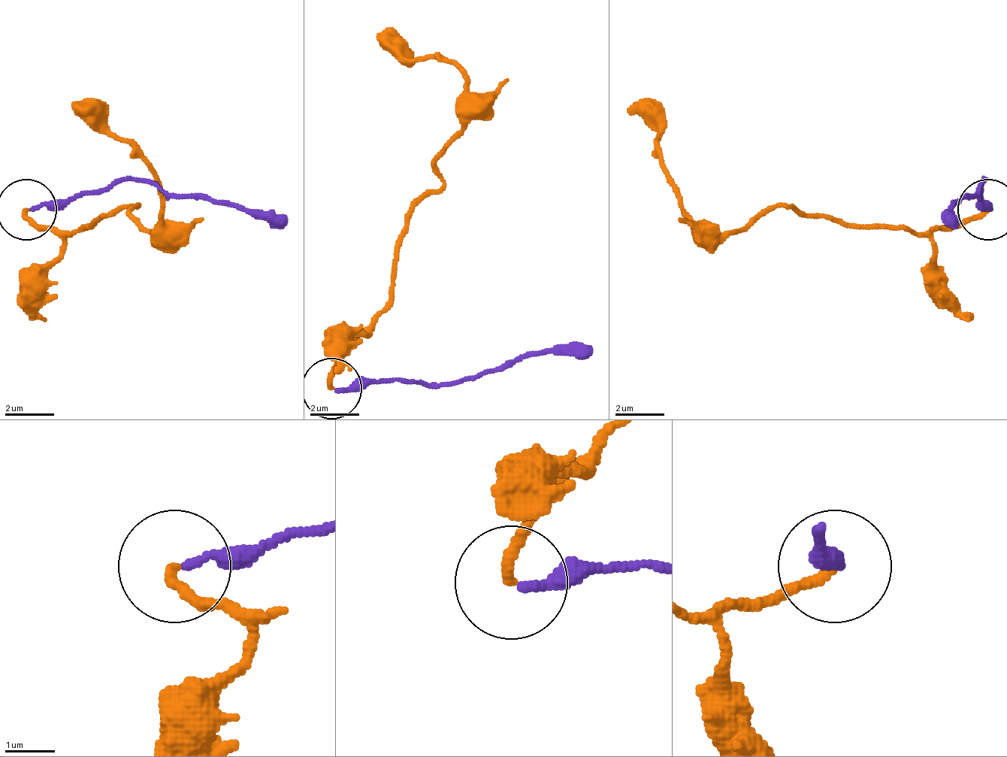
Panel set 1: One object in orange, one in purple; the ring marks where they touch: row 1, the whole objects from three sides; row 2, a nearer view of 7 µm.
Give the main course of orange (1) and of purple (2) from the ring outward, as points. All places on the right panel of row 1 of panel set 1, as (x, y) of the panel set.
1: (990, 207), (922, 232), (897, 226), (812, 220), (781, 207), (714, 232), (678, 201), (659, 128), (635, 104)
2: (990, 207), (977, 195), (983, 177), (971, 195), (965, 195), (947, 226)

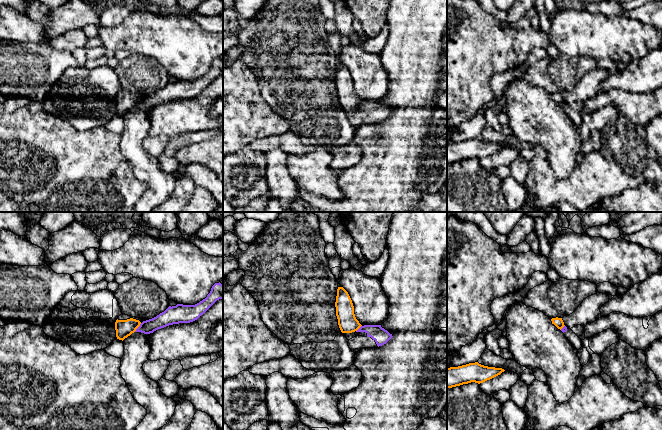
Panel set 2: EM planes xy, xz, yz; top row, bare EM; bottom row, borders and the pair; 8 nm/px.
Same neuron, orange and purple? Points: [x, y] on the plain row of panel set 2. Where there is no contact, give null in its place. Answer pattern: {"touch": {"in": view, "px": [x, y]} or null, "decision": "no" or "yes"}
{"touch": {"in": "xy", "px": [138, 102]}, "decision": "no"}

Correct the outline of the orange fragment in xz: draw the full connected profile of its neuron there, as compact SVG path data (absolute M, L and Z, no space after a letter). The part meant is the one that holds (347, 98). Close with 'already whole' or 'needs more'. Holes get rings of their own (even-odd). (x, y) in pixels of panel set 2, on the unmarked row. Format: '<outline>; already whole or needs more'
M338 63L336 72L336 92L341 108L350 116L356 113L355 108L362 102L354 90L354 82L348 68Z; needs more

